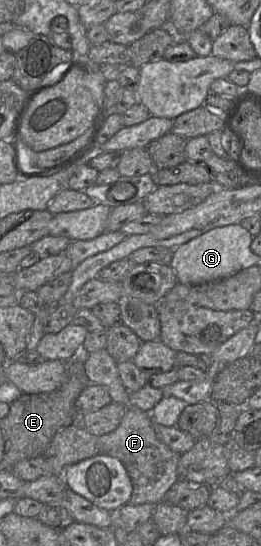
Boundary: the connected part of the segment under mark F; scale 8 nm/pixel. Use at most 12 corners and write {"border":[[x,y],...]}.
{"border":[[127,406],[98,453],[118,459],[130,505],[163,502],[180,454],[150,413]]}

